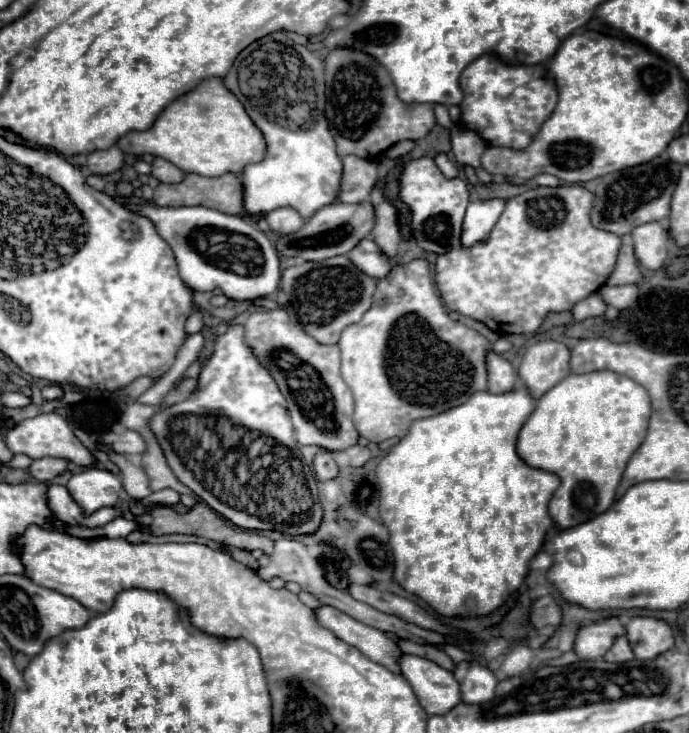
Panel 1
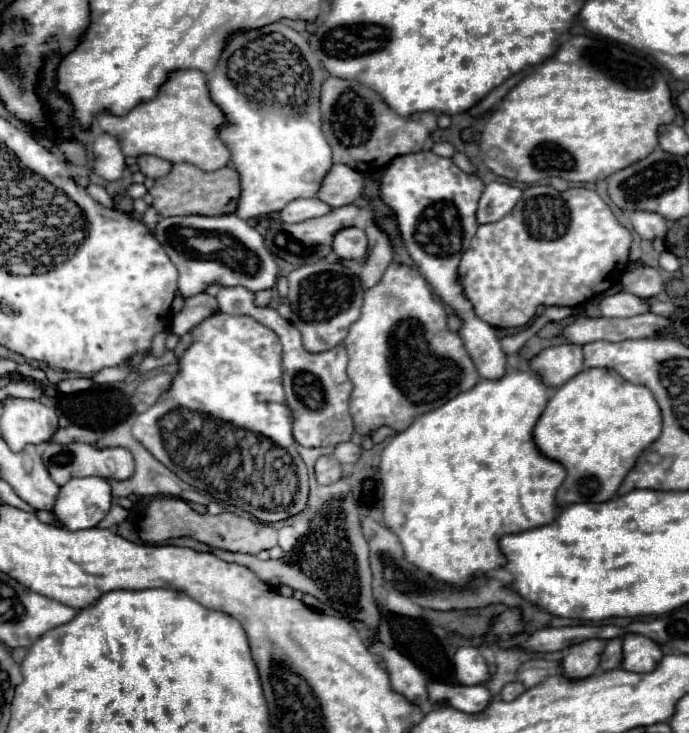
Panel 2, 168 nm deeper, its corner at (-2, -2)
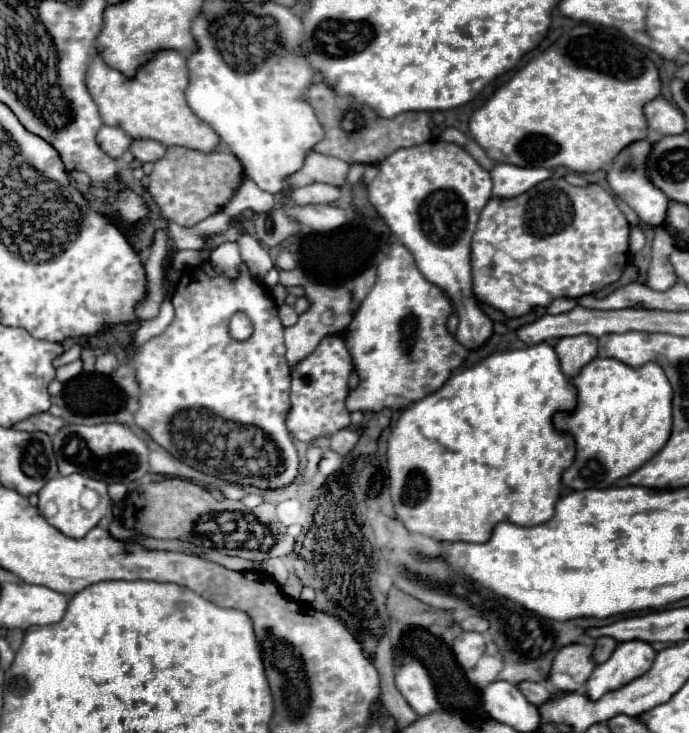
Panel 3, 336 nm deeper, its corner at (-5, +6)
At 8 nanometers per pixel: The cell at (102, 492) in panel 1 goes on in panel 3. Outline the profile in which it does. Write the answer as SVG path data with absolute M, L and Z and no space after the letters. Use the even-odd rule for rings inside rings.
M78 473L66 477L54 477L50 479L50 483L46 483L46 487L42 487L42 491L38 491L38 513L60 533L74 539L80 539L90 529L94 529L100 523L100 519L110 511L110 507L112 503L108 497L106 483Z

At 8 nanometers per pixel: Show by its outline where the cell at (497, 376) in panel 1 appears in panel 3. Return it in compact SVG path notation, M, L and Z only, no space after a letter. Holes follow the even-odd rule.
M428 141L416 147L394 151L378 165L378 175L368 185L368 199L374 205L376 213L384 219L384 223L398 237L398 241L414 255L414 261L422 271L422 275L430 283L444 289L448 297L454 301L460 319L454 339L468 349L480 347L492 335L492 321L480 311L476 299L472 297L474 293L472 293L472 269L470 269L470 239L476 231L478 215L490 197L492 197L490 173L482 169L476 163L476 159L468 155L460 145L444 141Z

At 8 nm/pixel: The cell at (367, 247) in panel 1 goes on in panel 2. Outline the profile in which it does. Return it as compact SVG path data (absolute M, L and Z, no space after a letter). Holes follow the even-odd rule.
M357 227L343 229L335 235L333 251L343 261L365 261L367 259L367 237Z

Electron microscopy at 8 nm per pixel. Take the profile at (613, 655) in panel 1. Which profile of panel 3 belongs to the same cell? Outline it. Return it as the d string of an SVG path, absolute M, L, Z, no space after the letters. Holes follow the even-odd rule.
M598 637L596 645L594 645L594 663L604 663L612 655L616 645L618 643L612 637Z

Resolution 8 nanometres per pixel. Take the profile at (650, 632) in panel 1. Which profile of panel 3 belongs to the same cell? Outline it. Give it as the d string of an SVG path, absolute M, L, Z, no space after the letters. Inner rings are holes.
M626 641L614 649L614 655L606 663L594 667L586 681L584 695L598 701L604 693L616 691L636 677L644 675L656 657L656 651L644 641Z

